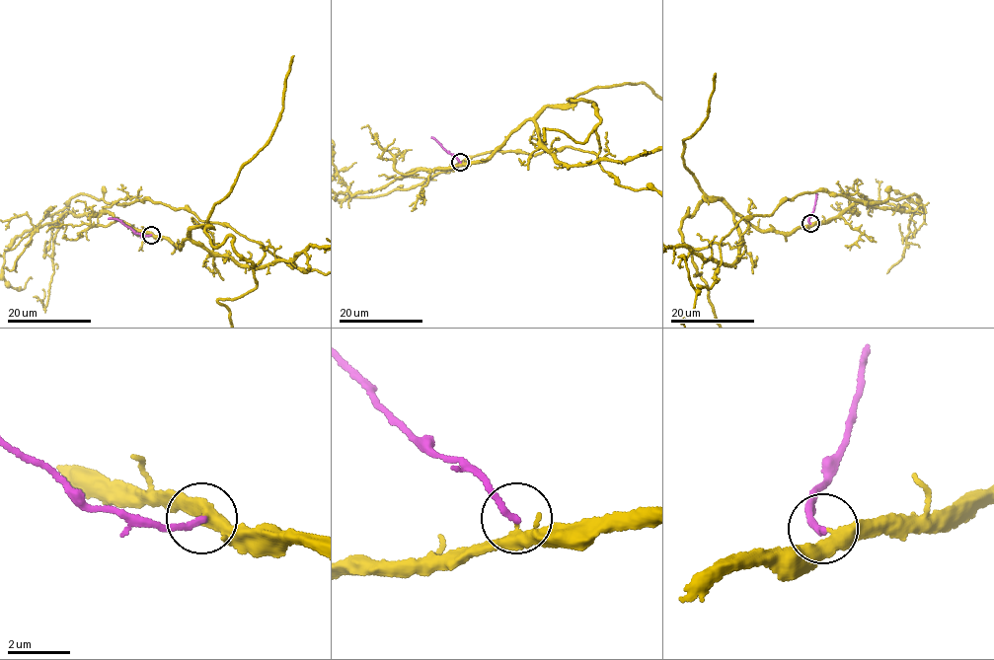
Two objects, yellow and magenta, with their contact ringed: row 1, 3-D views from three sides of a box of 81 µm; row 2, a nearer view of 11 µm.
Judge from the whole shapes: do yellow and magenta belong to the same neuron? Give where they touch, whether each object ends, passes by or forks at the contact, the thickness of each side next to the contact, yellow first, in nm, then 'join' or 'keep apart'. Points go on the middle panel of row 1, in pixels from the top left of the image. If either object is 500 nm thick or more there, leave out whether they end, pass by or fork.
place (460, 162); yellow passes by; magenta ends; calibres 380 and 200 nm; keep apart

